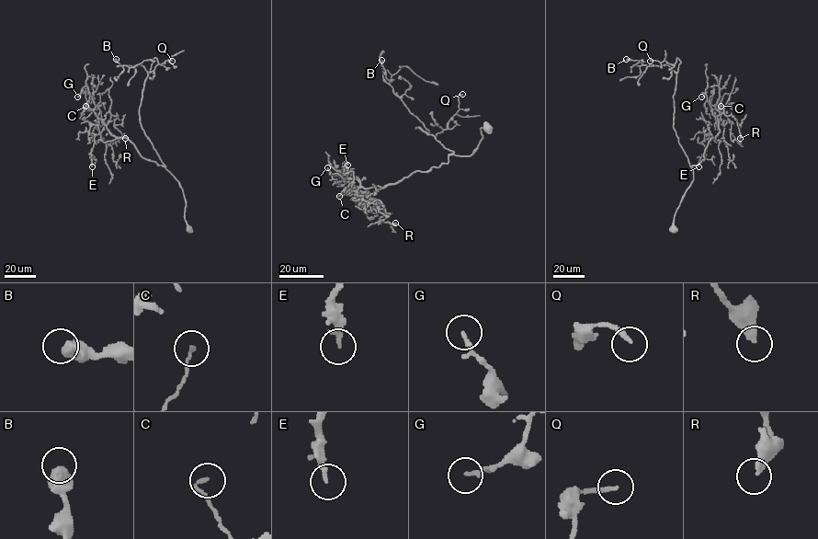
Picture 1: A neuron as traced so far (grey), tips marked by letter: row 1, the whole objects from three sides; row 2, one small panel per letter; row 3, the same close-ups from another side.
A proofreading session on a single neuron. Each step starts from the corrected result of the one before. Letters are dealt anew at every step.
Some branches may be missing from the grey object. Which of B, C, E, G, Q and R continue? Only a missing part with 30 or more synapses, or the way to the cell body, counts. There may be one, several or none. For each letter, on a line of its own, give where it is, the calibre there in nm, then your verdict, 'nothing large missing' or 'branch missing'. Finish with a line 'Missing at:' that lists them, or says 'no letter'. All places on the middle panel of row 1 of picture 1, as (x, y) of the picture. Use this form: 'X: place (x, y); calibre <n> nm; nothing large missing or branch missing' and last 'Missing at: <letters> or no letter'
B: place (381, 60); calibre 600 nm; nothing large missing
C: place (339, 196); calibre 130 nm; nothing large missing
E: place (347, 165); calibre 220 nm; nothing large missing
G: place (327, 167); calibre 100 nm; nothing large missing
Q: place (462, 94); calibre 170 nm; nothing large missing
R: place (395, 223); calibre 320 nm; branch missing
Missing at: R

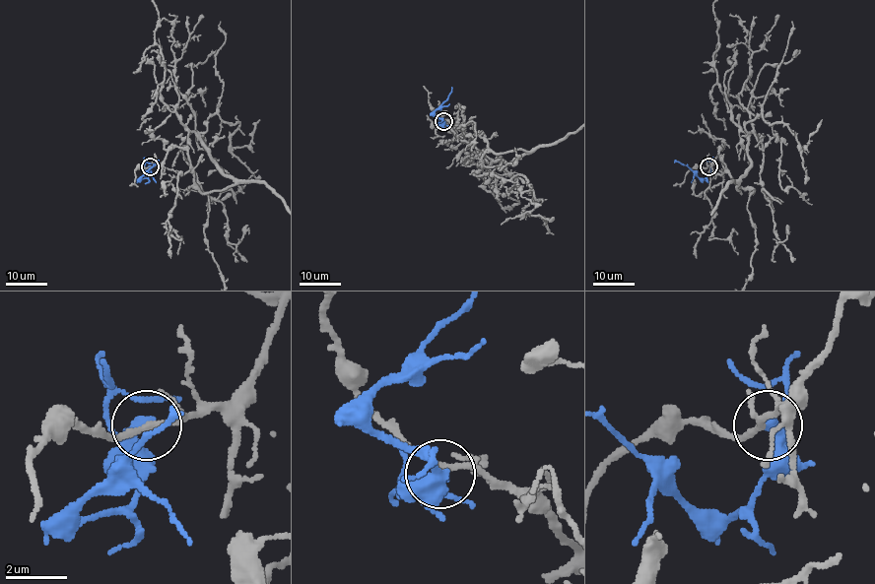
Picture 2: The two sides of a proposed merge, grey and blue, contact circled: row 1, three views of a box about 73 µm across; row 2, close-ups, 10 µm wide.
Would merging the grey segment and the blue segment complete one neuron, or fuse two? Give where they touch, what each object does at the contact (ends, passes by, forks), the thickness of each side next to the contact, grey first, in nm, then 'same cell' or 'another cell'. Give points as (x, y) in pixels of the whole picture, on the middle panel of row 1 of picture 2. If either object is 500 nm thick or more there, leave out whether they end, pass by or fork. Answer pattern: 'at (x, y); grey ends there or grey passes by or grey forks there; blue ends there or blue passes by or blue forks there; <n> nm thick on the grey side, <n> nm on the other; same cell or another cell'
at (443, 121); grey passes by; blue ends there; 190 nm thick on the grey side, 440 nm on the other; another cell

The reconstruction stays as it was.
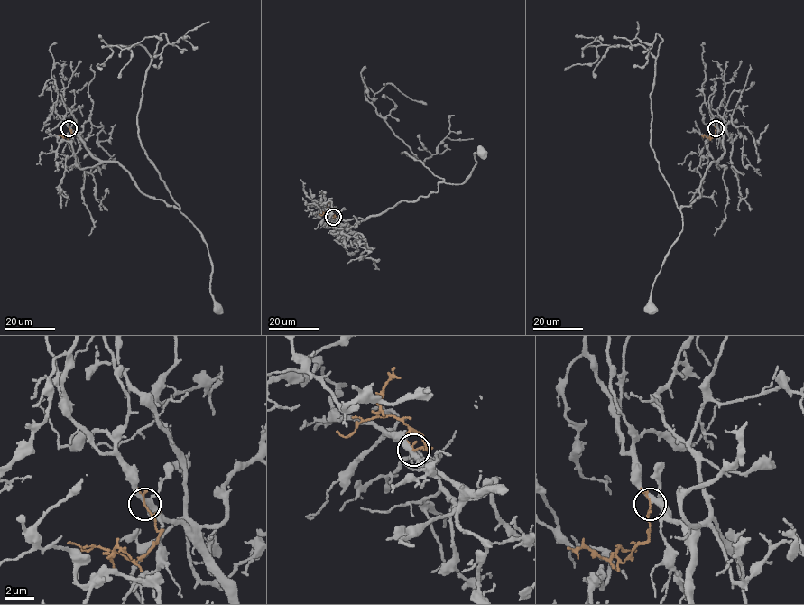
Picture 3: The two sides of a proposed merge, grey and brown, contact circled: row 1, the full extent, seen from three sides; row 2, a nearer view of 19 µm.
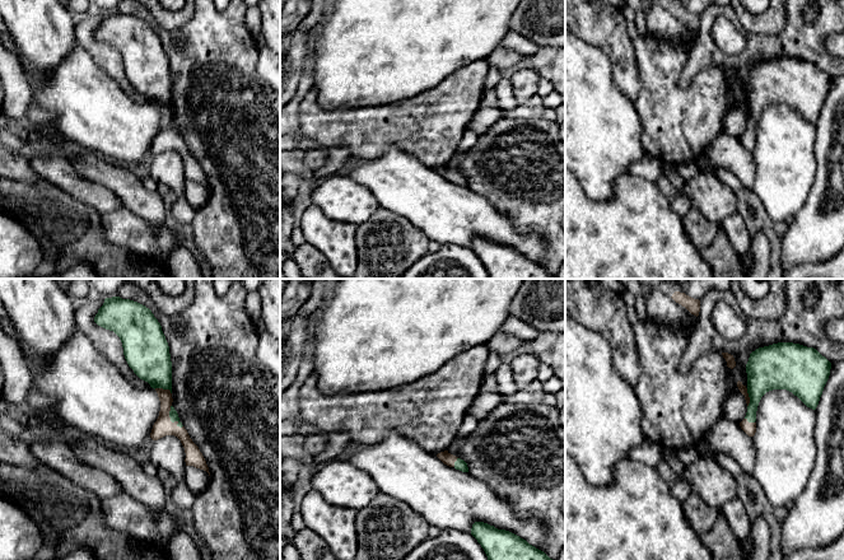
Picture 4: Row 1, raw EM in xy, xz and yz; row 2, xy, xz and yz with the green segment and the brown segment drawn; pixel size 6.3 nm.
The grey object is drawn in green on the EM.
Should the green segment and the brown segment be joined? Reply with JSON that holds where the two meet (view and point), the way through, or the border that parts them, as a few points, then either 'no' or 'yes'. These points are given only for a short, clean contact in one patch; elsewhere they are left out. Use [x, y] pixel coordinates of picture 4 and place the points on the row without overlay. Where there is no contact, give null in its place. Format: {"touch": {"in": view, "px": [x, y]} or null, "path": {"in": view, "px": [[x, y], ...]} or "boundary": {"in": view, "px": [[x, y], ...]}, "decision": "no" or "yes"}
{"touch": {"in": "xy", "px": [171, 134]}, "decision": "yes"}

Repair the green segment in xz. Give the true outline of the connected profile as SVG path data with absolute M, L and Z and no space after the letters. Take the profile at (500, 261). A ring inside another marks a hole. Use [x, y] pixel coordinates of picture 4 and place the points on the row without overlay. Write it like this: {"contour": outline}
{"contour": "M475 237L471 249L484 263L489 279L558 279L519 251L488 238Z"}

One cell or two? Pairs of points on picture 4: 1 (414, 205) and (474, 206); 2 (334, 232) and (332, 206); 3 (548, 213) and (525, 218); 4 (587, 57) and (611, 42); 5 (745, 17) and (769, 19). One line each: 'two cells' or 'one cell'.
1: one cell
2: two cells
3: one cell
4: two cells
5: one cell

